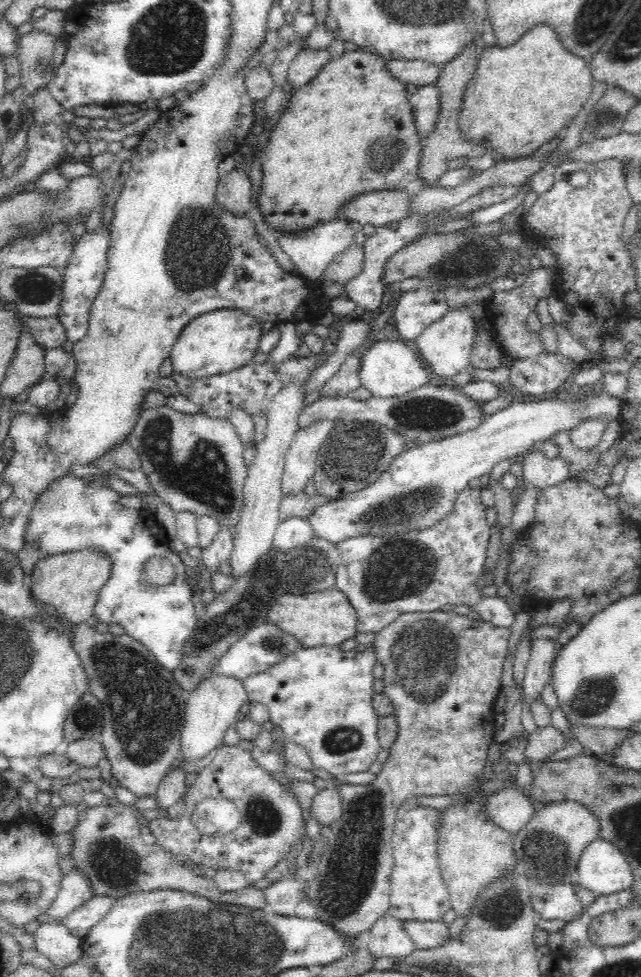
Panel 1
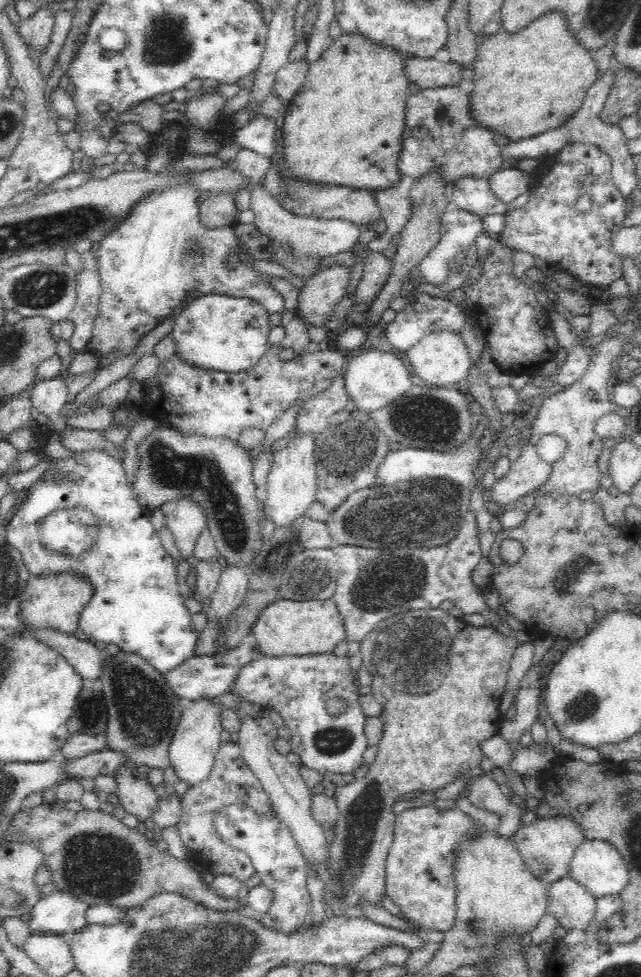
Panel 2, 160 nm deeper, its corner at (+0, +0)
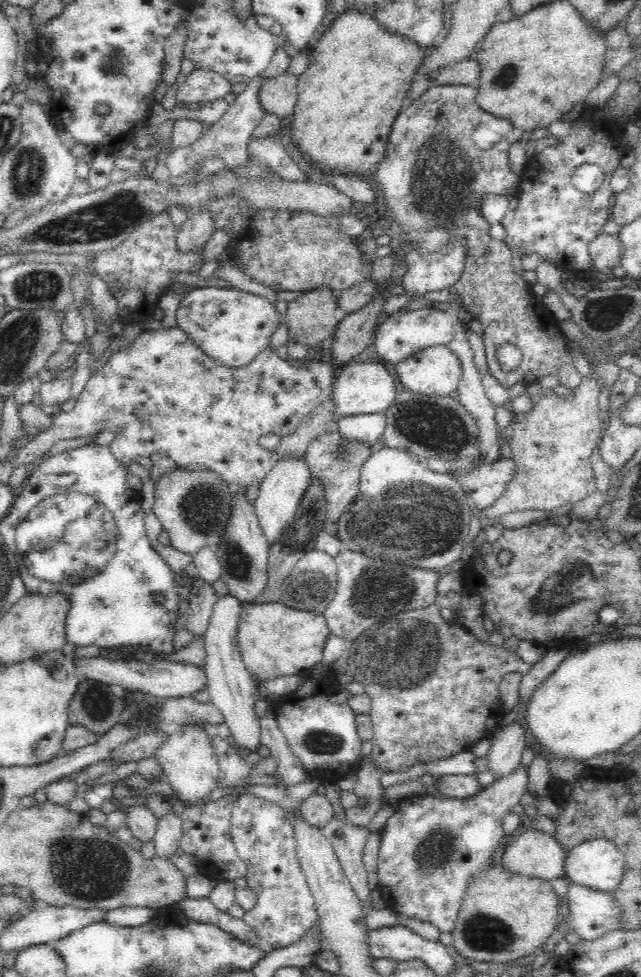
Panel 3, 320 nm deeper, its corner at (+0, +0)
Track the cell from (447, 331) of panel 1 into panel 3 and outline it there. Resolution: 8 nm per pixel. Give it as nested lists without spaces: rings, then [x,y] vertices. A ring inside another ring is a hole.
[[[438,345],[415,352],[408,359],[391,367],[398,379],[398,386],[408,392],[423,396],[453,396],[457,392],[461,380],[461,363],[447,346]]]

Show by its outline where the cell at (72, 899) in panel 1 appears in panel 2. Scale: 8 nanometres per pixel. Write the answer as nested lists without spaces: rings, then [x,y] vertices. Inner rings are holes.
[[[52,892],[34,904],[26,923],[31,935],[52,933],[67,937],[88,925],[88,907],[68,892]]]

